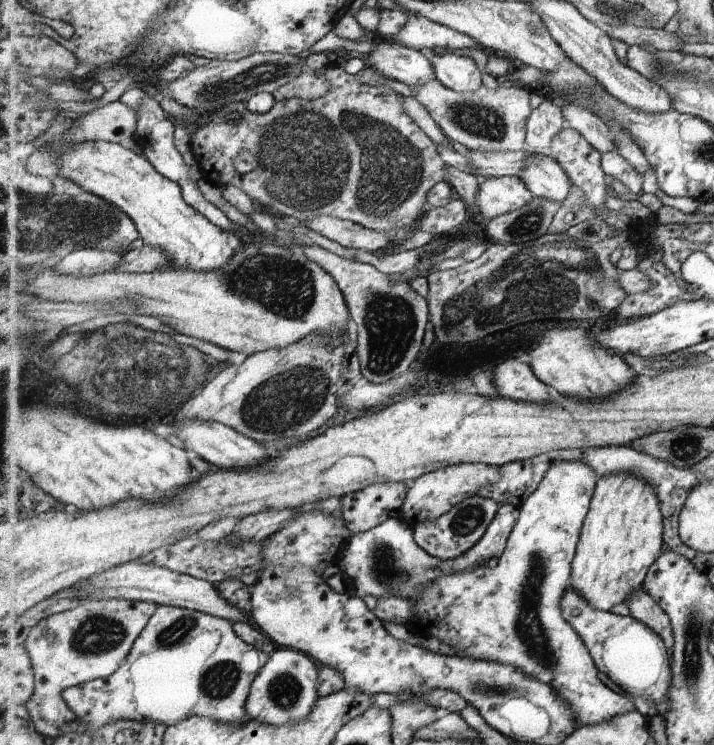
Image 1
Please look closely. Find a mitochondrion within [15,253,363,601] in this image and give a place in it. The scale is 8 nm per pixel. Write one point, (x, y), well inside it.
(135, 358)

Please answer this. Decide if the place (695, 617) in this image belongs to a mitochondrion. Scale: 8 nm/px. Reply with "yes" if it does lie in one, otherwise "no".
yes

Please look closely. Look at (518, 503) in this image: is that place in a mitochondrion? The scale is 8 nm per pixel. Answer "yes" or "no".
no

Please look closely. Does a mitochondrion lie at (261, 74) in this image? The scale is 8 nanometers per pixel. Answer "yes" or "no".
yes

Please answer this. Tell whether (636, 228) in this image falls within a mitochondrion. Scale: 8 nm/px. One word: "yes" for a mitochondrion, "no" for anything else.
no

